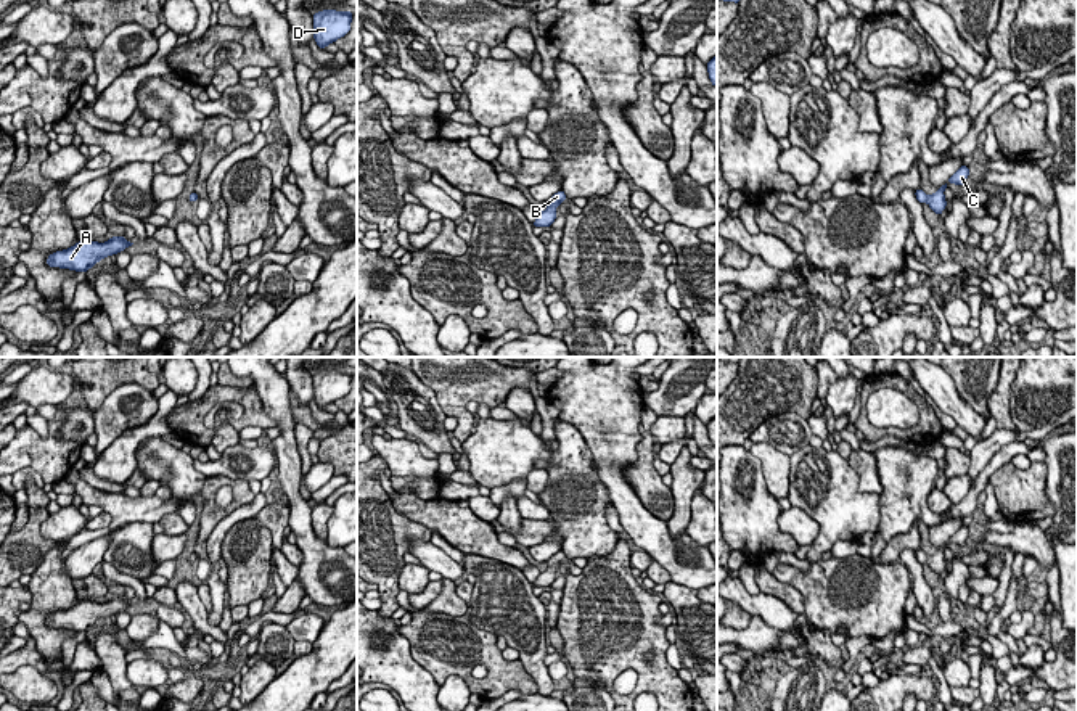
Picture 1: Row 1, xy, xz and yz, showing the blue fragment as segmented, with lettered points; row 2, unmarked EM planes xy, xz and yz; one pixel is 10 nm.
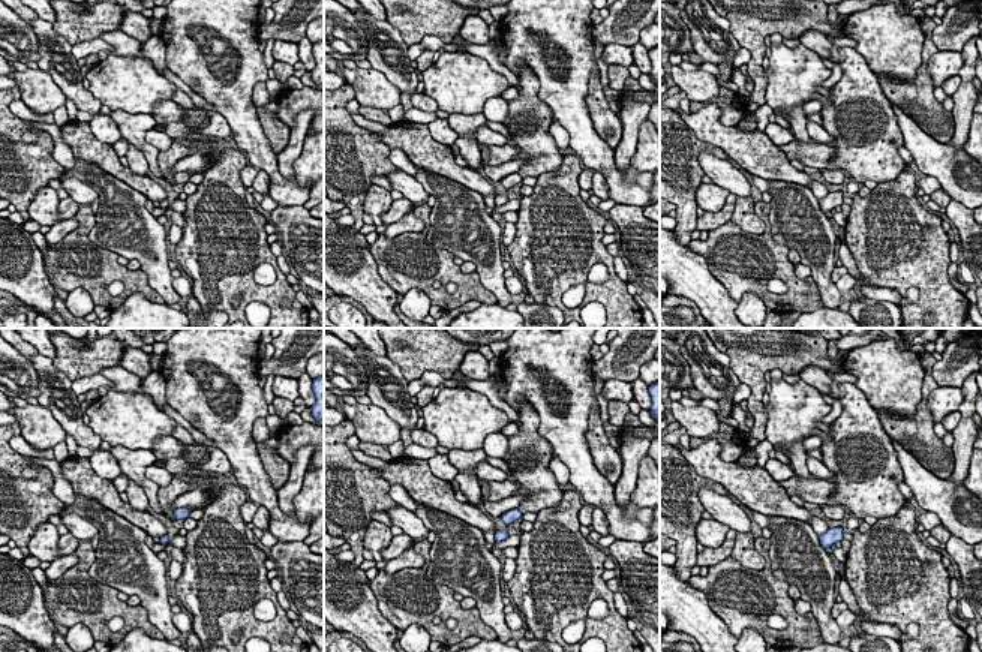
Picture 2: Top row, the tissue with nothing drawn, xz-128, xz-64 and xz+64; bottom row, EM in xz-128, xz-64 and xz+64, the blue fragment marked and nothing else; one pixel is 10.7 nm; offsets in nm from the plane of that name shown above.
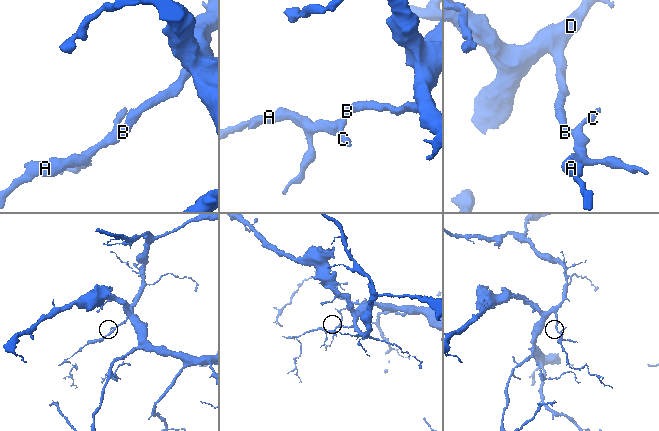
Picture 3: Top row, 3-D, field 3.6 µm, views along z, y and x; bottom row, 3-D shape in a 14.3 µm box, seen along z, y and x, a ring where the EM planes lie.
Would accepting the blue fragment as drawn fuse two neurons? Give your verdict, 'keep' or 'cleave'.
keep

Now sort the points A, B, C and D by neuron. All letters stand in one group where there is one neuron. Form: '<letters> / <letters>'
A B C D

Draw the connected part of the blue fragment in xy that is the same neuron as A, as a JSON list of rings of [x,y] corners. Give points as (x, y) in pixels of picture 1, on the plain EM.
[[[111,597],[106,603],[82,600],[69,610],[50,614],[47,626],[87,632],[98,621],[104,619],[106,616],[125,611],[125,608],[132,605],[133,603],[127,602],[124,597]]]

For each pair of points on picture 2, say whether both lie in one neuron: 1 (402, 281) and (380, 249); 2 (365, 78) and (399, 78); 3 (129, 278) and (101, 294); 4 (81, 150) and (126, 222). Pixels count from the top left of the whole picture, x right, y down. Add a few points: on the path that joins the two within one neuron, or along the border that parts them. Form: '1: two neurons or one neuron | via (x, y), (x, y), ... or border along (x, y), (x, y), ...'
1: one neuron | via (402, 273), (387, 255)
2: two neurons | border along (372, 66), (401, 93)
3: one neuron | via (120, 276), (110, 276), (101, 285)
4: two neurons | border along (75, 156), (95, 162), (119, 180)

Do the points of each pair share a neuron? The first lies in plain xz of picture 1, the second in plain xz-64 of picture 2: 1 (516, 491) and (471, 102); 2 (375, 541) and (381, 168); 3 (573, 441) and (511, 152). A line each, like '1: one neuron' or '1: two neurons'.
1: two neurons
2: one neuron
3: two neurons

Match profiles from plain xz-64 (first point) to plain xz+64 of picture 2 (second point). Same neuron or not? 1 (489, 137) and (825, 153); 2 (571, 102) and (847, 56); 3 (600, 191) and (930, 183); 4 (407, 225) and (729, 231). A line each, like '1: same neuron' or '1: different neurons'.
1: different neurons
2: different neurons
3: different neurons
4: different neurons

